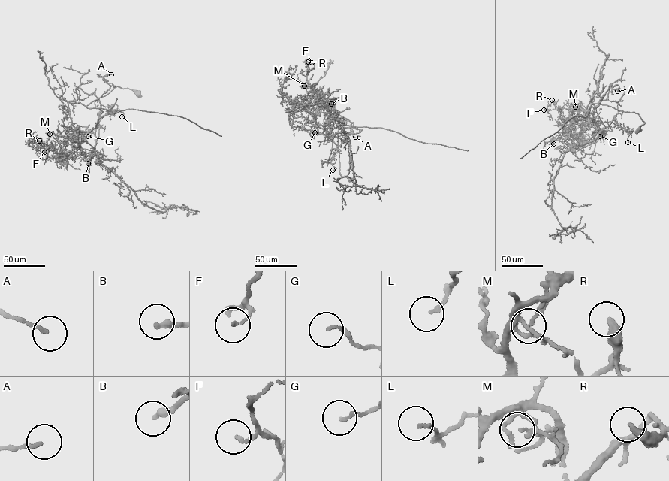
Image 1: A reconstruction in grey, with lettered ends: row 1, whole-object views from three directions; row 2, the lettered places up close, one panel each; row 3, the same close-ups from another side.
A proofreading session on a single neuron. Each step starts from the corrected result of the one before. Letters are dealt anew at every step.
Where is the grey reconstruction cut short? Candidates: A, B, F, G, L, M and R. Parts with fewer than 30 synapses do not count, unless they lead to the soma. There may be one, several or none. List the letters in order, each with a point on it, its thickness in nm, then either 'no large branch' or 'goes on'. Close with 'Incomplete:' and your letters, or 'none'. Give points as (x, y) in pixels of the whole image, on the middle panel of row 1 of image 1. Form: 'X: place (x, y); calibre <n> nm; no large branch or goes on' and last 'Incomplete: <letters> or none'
A: place (355, 137); calibre 140 nm; no large branch
B: place (331, 104); calibre 280 nm; no large branch
F: place (311, 62); calibre 120 nm; no large branch
G: place (314, 132); calibre 140 nm; no large branch
L: place (332, 170); calibre 120 nm; no large branch
M: place (304, 86); calibre 80 nm; no large branch
R: place (308, 62); calibre 340 nm; no large branch
Incomplete: none

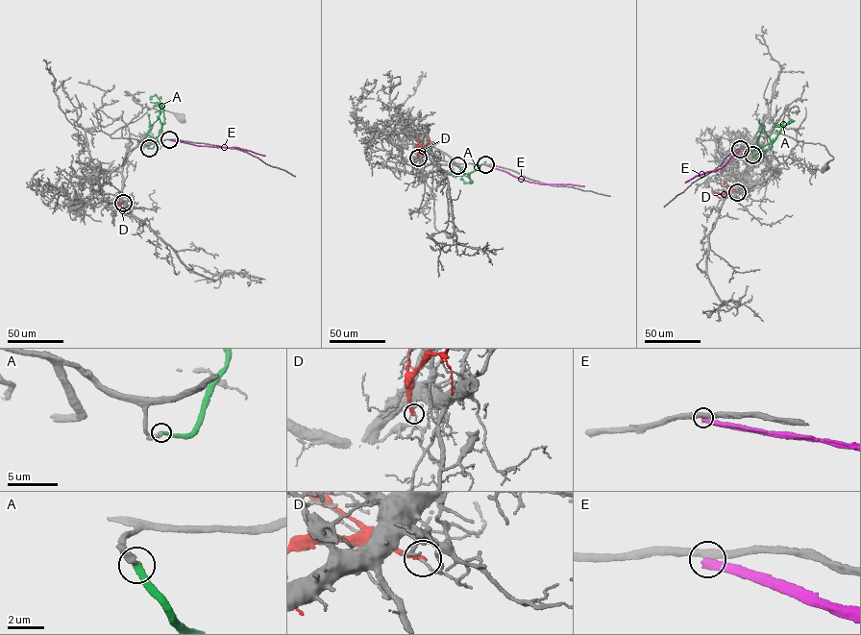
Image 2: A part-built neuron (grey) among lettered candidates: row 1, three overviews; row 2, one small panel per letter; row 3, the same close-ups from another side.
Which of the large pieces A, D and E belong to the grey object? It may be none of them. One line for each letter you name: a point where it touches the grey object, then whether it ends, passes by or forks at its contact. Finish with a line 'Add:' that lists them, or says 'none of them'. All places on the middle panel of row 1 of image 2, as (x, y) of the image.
A: Touches grey at (457, 165). It ends there
Add: A

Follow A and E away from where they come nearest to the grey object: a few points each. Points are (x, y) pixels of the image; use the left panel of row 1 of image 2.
A: (149, 148), (153, 148), (164, 122), (159, 99), (156, 95), (152, 99)
E: (169, 139), (196, 145), (238, 148), (264, 156)

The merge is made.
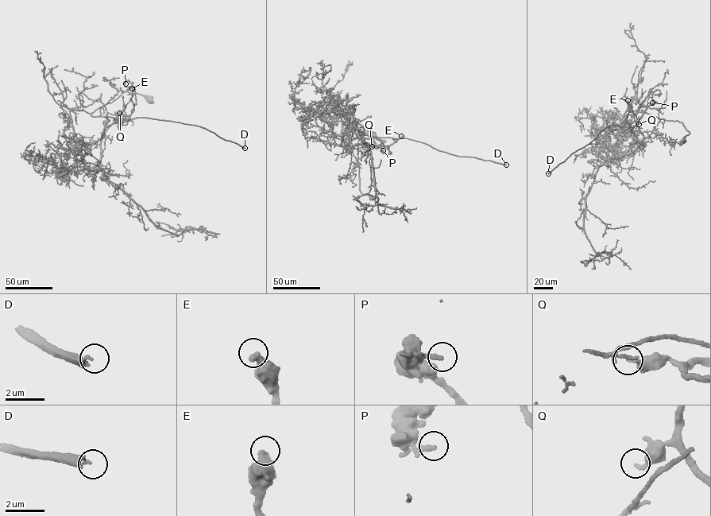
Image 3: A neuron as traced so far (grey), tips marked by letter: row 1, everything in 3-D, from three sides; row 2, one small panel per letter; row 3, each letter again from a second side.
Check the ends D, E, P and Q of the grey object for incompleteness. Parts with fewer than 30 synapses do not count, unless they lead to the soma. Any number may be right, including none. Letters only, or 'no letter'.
D

